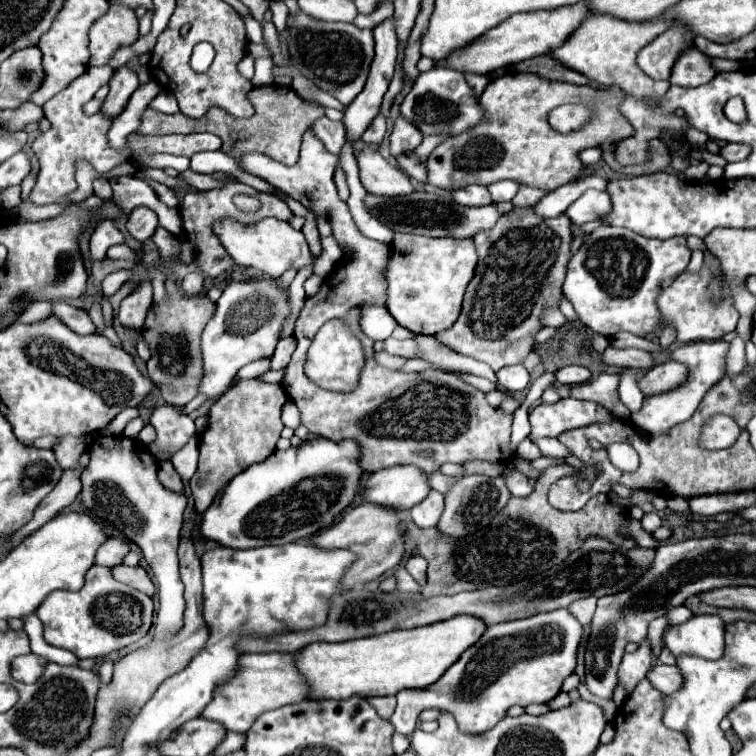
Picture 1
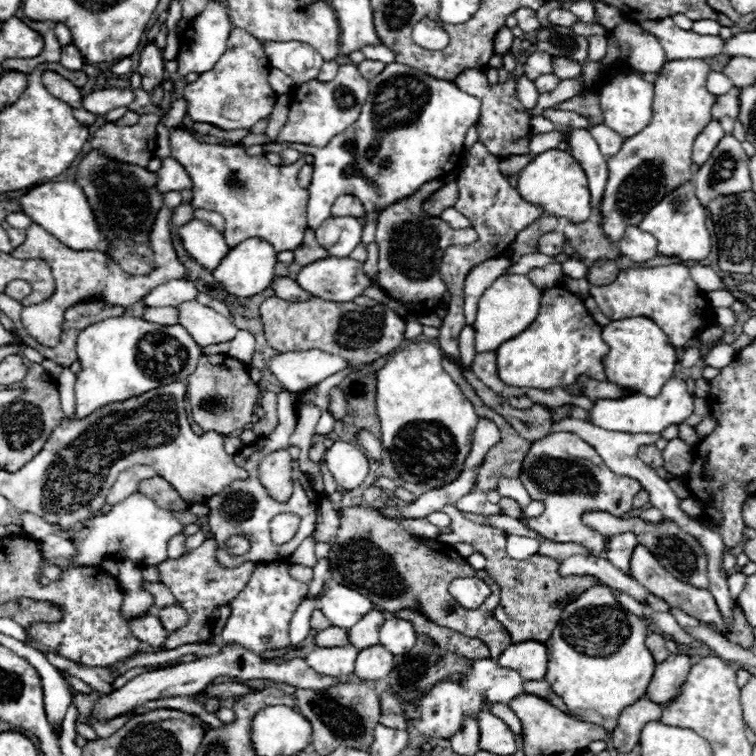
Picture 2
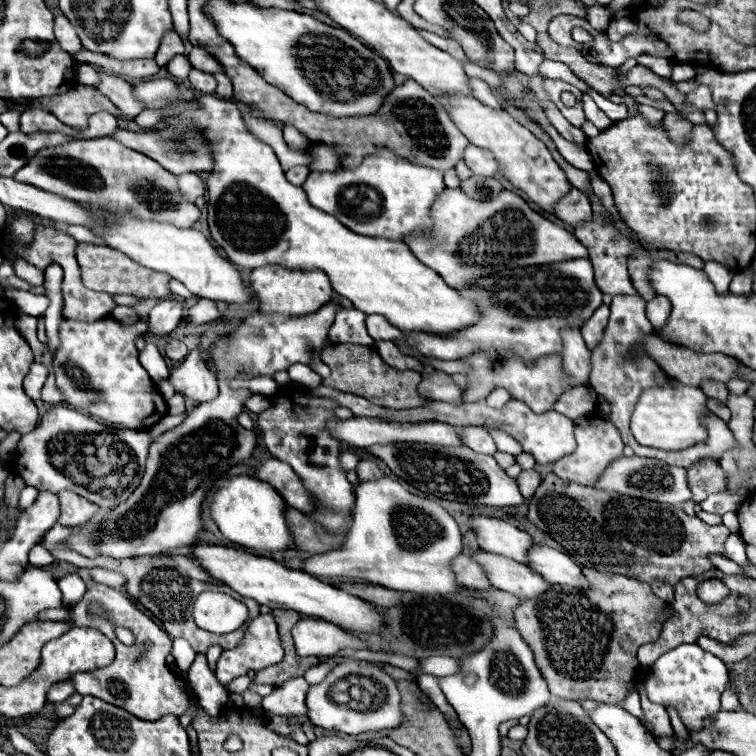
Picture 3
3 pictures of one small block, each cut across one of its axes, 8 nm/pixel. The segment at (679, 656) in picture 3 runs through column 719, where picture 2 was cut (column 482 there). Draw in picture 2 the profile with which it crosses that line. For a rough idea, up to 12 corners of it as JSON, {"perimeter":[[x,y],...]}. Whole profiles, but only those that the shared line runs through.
{"perimeter":[[492,658],[436,682],[406,708],[414,728],[452,738],[464,716],[522,694],[522,676]]}

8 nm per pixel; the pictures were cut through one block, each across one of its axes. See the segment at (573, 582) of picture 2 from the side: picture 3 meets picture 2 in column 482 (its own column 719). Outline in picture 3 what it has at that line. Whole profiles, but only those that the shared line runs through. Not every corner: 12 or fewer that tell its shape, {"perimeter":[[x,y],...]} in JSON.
{"perimeter":[[546,474],[528,520],[578,566],[676,586],[730,536]]}

